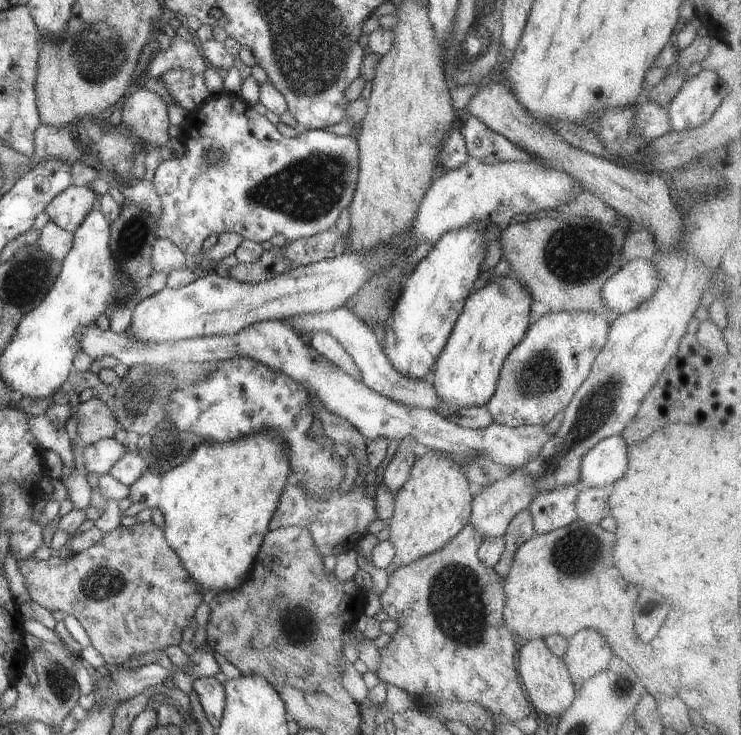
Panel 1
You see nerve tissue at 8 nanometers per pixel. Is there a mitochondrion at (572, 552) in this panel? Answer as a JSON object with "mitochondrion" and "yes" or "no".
{"mitochondrion":"yes"}

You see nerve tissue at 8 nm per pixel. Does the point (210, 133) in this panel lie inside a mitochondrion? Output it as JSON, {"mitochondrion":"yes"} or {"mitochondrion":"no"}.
{"mitochondrion":"no"}

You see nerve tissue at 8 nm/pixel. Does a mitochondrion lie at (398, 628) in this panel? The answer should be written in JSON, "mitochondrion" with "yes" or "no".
{"mitochondrion":"no"}

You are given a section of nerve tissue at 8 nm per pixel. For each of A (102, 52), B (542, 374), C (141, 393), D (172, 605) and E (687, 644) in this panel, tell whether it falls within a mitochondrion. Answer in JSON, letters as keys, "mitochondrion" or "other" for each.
{"A":"mitochondrion","B":"mitochondrion","C":"mitochondrion","D":"other","E":"other"}

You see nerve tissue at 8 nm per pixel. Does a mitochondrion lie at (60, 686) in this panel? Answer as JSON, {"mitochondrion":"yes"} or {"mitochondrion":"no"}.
{"mitochondrion":"yes"}

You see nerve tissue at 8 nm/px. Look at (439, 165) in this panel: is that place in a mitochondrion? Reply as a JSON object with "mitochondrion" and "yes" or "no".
{"mitochondrion":"no"}

